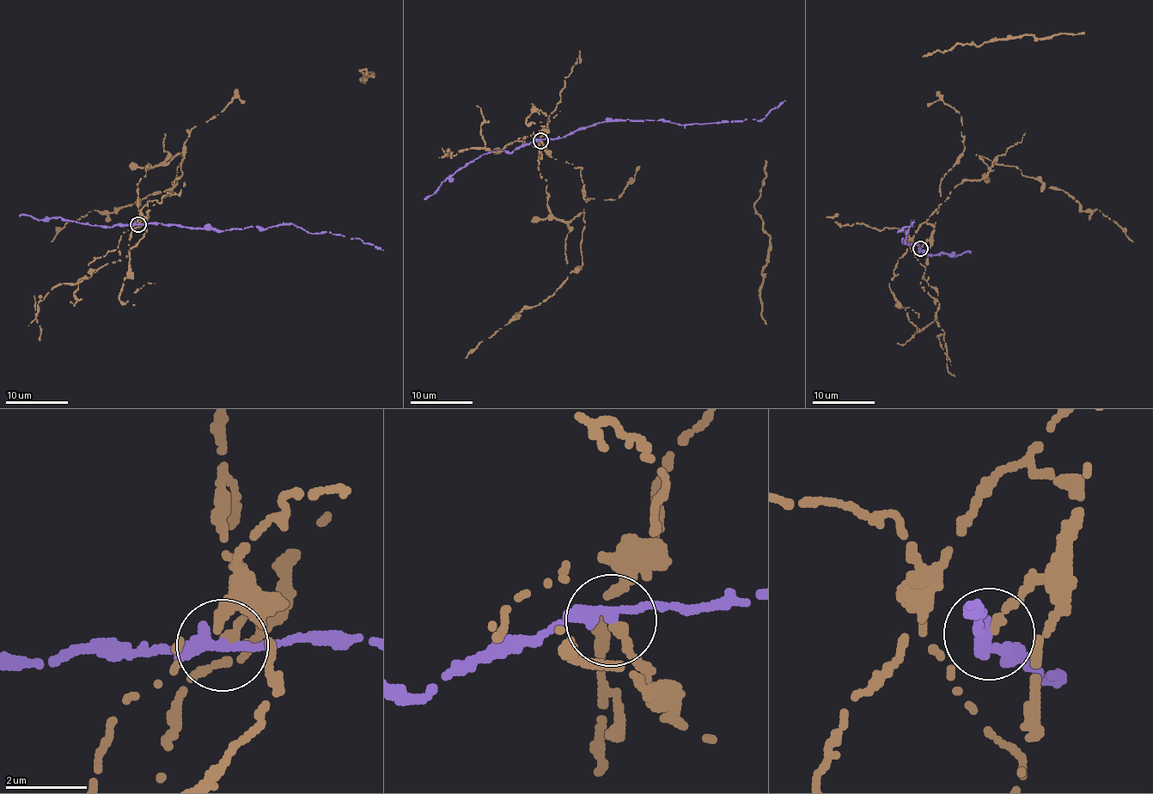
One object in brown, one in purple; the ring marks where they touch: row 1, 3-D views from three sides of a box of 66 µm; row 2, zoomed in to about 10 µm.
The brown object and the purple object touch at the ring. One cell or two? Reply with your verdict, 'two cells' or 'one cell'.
two cells

